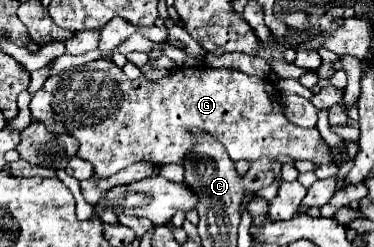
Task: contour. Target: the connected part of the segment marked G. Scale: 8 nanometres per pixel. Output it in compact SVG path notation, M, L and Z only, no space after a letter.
M99 58L85 66L67 68L55 76L49 76L43 88L33 94L29 110L31 110L31 118L35 122L47 124L51 132L75 136L79 140L79 156L83 160L89 160L95 168L95 174L103 178L113 176L121 168L127 168L129 164L139 162L139 160L145 160L157 166L183 164L183 156L187 156L195 140L189 128L203 128L213 140L219 140L225 146L231 160L255 162L261 156L267 156L273 160L279 154L287 154L291 158L311 160L315 164L333 162L333 152L327 146L327 142L321 138L317 128L301 128L285 118L281 95L269 78L249 76L239 70L227 70L227 72L225 70L213 72L213 70L215 68L207 68L207 66L179 68L163 76L161 80L149 80L143 74L137 80L121 78L119 84L115 84L115 92L111 92L109 96L109 58Z

